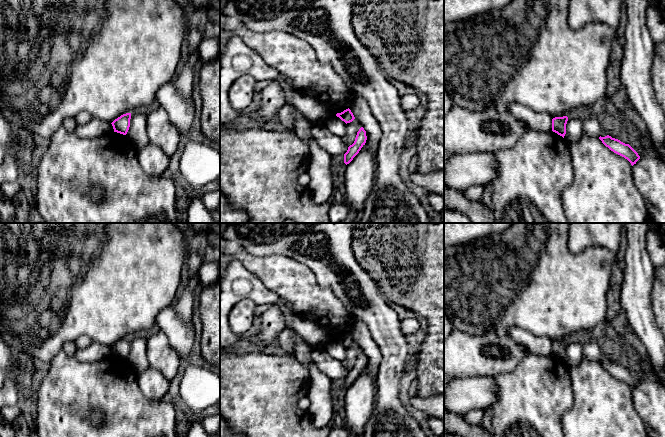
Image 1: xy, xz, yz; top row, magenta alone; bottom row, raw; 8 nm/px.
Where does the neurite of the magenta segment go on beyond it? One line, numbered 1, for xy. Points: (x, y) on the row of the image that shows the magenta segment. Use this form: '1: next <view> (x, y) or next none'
1: next none

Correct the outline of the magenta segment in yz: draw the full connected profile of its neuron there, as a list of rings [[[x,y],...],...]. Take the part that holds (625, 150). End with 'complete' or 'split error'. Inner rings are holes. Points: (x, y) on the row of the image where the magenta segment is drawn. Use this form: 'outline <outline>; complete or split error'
outline [[[609,135],[605,137],[600,136],[599,139],[611,151],[627,159],[632,166],[640,159],[638,153],[629,144],[625,144]]]; complete

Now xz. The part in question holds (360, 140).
outline [[[363,127],[357,132],[355,141],[348,147],[347,152],[344,154],[344,163],[349,164],[353,158],[359,153],[361,148],[365,145],[367,140],[366,131]]]; complete

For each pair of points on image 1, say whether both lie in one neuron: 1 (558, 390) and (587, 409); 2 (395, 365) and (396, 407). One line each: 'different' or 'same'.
1: different
2: same

